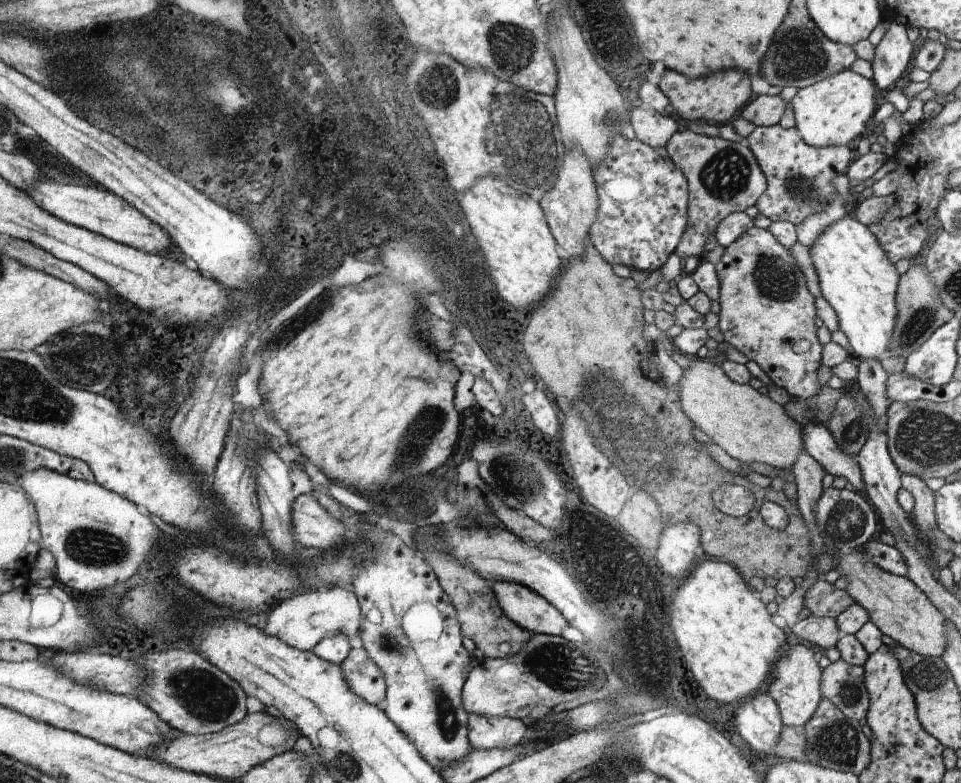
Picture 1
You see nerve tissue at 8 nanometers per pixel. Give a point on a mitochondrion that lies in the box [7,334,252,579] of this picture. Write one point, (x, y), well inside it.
(92, 548)

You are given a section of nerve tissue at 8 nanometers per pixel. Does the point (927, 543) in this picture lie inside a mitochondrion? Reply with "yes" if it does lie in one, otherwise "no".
no

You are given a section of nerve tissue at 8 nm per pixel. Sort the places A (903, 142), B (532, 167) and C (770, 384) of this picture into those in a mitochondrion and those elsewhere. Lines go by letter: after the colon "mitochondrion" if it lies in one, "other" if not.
A: other
B: mitochondrion
C: other

